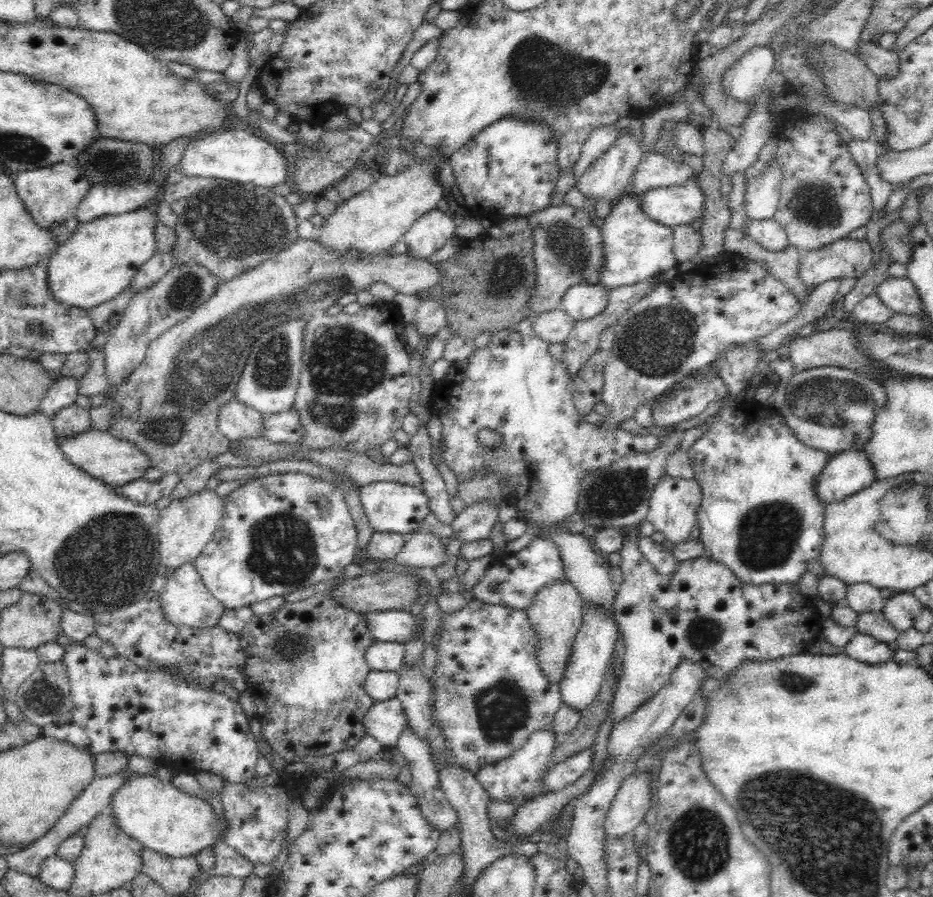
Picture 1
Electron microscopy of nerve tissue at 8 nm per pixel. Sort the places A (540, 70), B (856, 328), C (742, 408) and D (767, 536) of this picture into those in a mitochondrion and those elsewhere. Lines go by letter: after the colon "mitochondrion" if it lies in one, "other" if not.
A: mitochondrion
B: other
C: other
D: mitochondrion

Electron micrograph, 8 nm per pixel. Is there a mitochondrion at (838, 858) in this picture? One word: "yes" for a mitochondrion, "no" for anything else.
yes

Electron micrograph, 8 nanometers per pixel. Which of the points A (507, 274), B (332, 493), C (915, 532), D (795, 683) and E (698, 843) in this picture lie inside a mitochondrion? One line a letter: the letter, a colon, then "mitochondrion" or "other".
A: mitochondrion
B: other
C: mitochondrion
D: mitochondrion
E: mitochondrion

